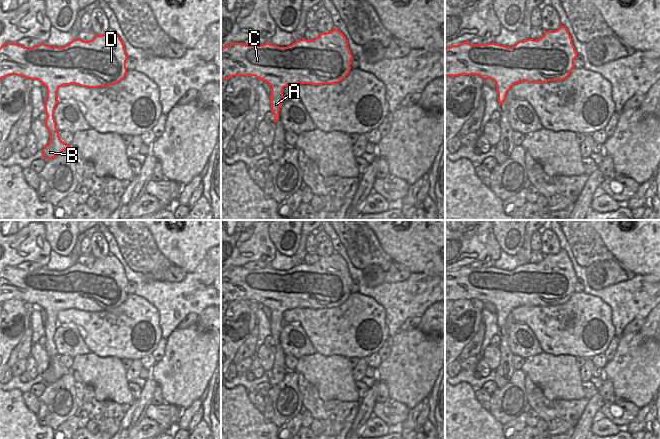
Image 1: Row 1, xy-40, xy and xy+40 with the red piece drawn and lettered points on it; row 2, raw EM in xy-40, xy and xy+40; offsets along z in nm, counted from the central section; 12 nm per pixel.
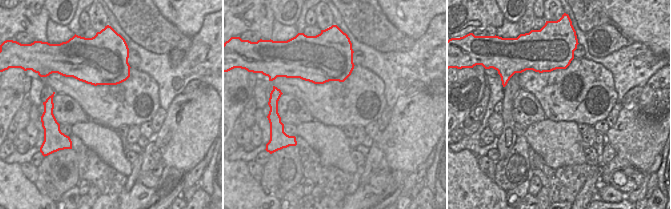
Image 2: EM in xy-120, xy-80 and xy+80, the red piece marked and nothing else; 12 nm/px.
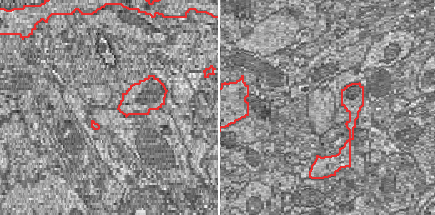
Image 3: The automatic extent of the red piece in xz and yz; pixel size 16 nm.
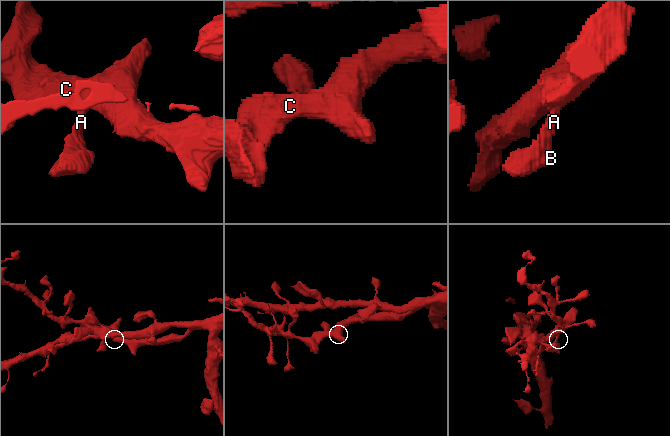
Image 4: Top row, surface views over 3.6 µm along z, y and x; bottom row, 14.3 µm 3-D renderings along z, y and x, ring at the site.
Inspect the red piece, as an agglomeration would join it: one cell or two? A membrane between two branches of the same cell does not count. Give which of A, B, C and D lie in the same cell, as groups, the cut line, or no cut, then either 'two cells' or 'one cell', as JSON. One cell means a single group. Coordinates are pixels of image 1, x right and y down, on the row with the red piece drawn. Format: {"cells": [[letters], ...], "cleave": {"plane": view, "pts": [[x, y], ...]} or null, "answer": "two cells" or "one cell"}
{"cells": [["A", "B", "C", "D"]], "cleave": null, "answer": "one cell"}

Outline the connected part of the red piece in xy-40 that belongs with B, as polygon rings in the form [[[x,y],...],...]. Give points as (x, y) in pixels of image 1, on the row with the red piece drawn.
[[[108,31],[102,35],[95,35],[90,41],[83,41],[81,39],[73,39],[69,44],[63,47],[51,47],[46,43],[40,43],[34,47],[24,47],[17,43],[4,43],[0,47],[0,80],[9,76],[17,75],[31,80],[39,80],[42,85],[47,88],[47,98],[44,101],[44,112],[47,117],[44,121],[50,133],[50,140],[48,144],[42,149],[44,159],[52,159],[59,156],[63,151],[71,148],[71,145],[64,143],[59,137],[59,131],[56,127],[54,119],[54,110],[58,104],[58,89],[64,85],[79,85],[87,88],[107,87],[115,85],[123,80],[127,74],[126,61],[128,56],[124,48],[124,44],[120,37],[114,31]]]

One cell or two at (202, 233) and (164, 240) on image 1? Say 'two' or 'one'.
one

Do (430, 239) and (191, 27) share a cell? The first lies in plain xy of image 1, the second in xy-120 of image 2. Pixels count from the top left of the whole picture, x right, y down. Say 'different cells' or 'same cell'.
same cell

